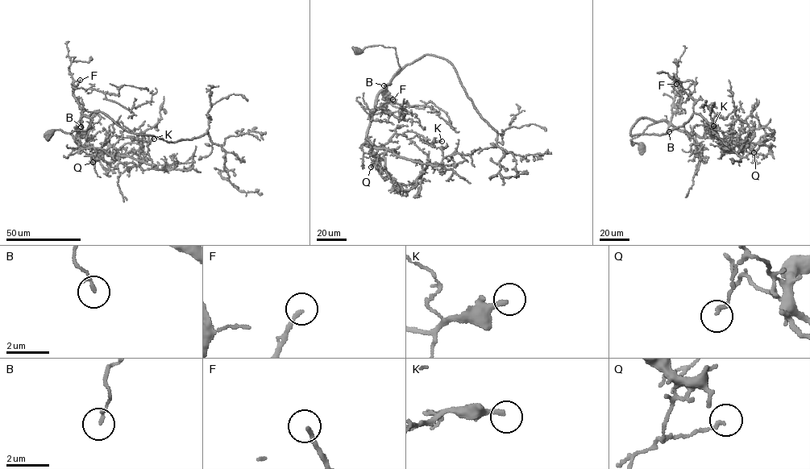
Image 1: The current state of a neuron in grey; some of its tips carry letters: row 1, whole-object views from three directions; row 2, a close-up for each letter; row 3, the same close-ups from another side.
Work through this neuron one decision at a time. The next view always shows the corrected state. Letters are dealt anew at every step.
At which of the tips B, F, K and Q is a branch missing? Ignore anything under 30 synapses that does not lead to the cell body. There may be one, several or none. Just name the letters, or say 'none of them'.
F

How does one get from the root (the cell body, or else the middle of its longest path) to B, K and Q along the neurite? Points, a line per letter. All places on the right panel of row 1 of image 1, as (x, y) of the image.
B: (641, 147), (635, 143), (632, 145), (630, 140), (641, 134), (649, 126), (665, 121), (669, 126), (669, 131)
K: (641, 147), (631, 140), (663, 120), (701, 137), (733, 142), (717, 138), (708, 129), (718, 127), (713, 126)
Q: (641, 147), (632, 145), (631, 140), (663, 120), (701, 137), (745, 142), (749, 153), (753, 152)

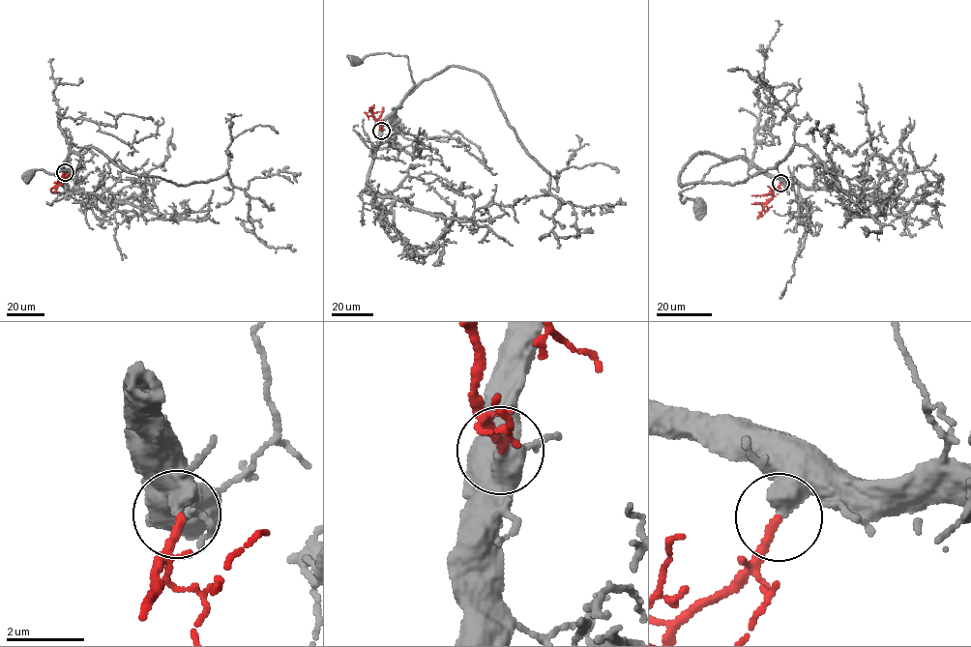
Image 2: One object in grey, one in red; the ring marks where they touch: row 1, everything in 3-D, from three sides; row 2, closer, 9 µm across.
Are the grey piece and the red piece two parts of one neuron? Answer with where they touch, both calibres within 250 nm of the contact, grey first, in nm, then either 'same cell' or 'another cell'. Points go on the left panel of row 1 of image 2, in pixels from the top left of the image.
place (65, 172); calibres 380 and 200 nm; same cell

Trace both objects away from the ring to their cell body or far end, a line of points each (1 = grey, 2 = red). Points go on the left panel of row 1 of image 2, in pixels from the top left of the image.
1: (65, 172), (63, 165), (72, 152), (83, 158), (80, 165), (73, 171), (52, 174), (38, 169), (30, 174)
2: (65, 172), (55, 192)

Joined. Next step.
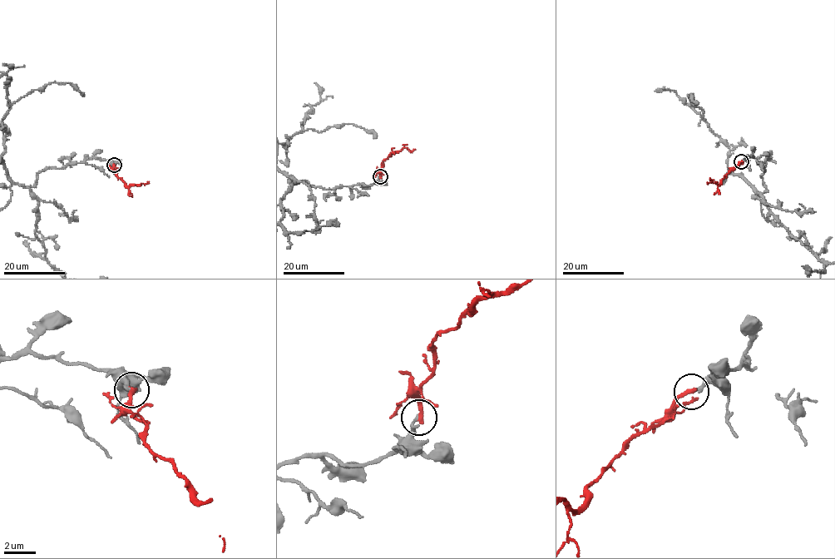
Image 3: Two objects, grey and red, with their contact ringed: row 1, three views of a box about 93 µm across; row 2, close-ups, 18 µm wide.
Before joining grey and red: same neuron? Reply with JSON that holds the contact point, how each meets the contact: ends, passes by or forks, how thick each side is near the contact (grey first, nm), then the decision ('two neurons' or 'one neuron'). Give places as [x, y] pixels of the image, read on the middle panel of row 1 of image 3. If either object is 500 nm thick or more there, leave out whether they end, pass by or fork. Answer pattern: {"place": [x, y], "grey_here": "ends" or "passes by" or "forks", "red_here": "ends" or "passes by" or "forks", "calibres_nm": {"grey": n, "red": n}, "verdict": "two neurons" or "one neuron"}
{"place": [380, 176], "grey_here": "ends", "red_here": "ends", "calibres_nm": {"grey": 190, "red": 300}, "verdict": "two neurons"}

